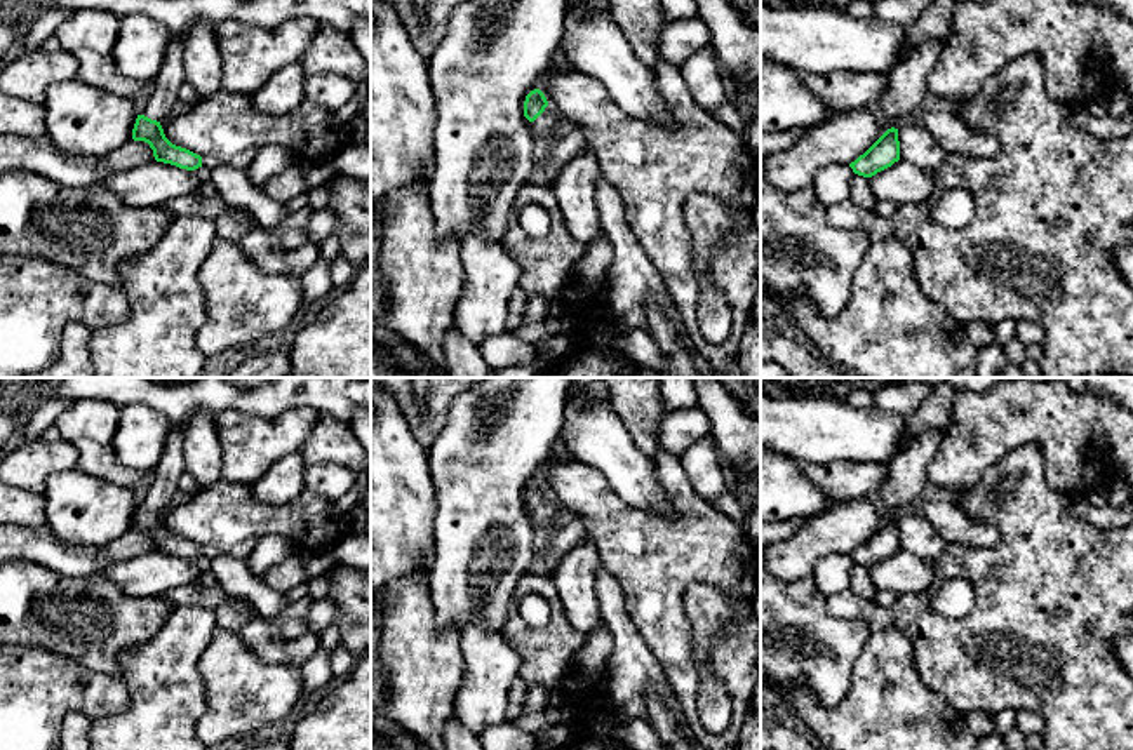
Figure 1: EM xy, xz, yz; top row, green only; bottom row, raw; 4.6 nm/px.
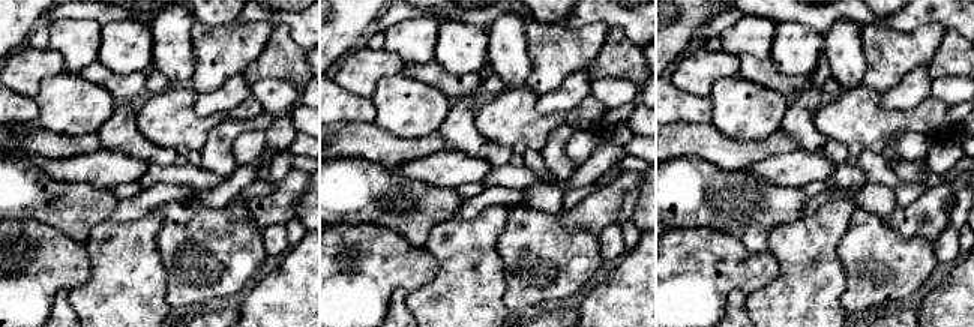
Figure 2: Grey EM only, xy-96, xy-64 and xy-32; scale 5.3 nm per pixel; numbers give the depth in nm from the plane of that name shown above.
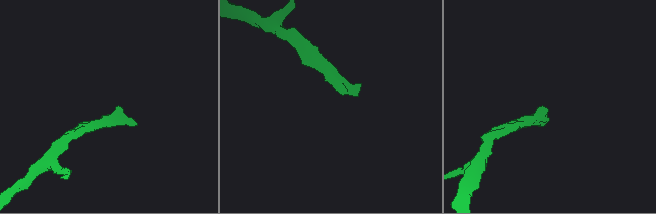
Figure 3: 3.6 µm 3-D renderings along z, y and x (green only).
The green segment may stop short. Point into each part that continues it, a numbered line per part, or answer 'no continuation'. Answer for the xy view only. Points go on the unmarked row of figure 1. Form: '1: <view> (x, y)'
1: xy (166, 475)

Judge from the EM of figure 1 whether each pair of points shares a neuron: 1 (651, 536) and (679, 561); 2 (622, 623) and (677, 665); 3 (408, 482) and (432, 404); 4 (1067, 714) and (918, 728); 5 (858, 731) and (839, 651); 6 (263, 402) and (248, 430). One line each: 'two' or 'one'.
1: one
2: two
3: two
4: two
5: two
6: two

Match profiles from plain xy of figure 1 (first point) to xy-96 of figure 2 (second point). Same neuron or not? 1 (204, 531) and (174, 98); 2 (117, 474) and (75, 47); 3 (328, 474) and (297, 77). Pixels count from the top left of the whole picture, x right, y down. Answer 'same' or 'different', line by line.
1: same
2: different
3: different

